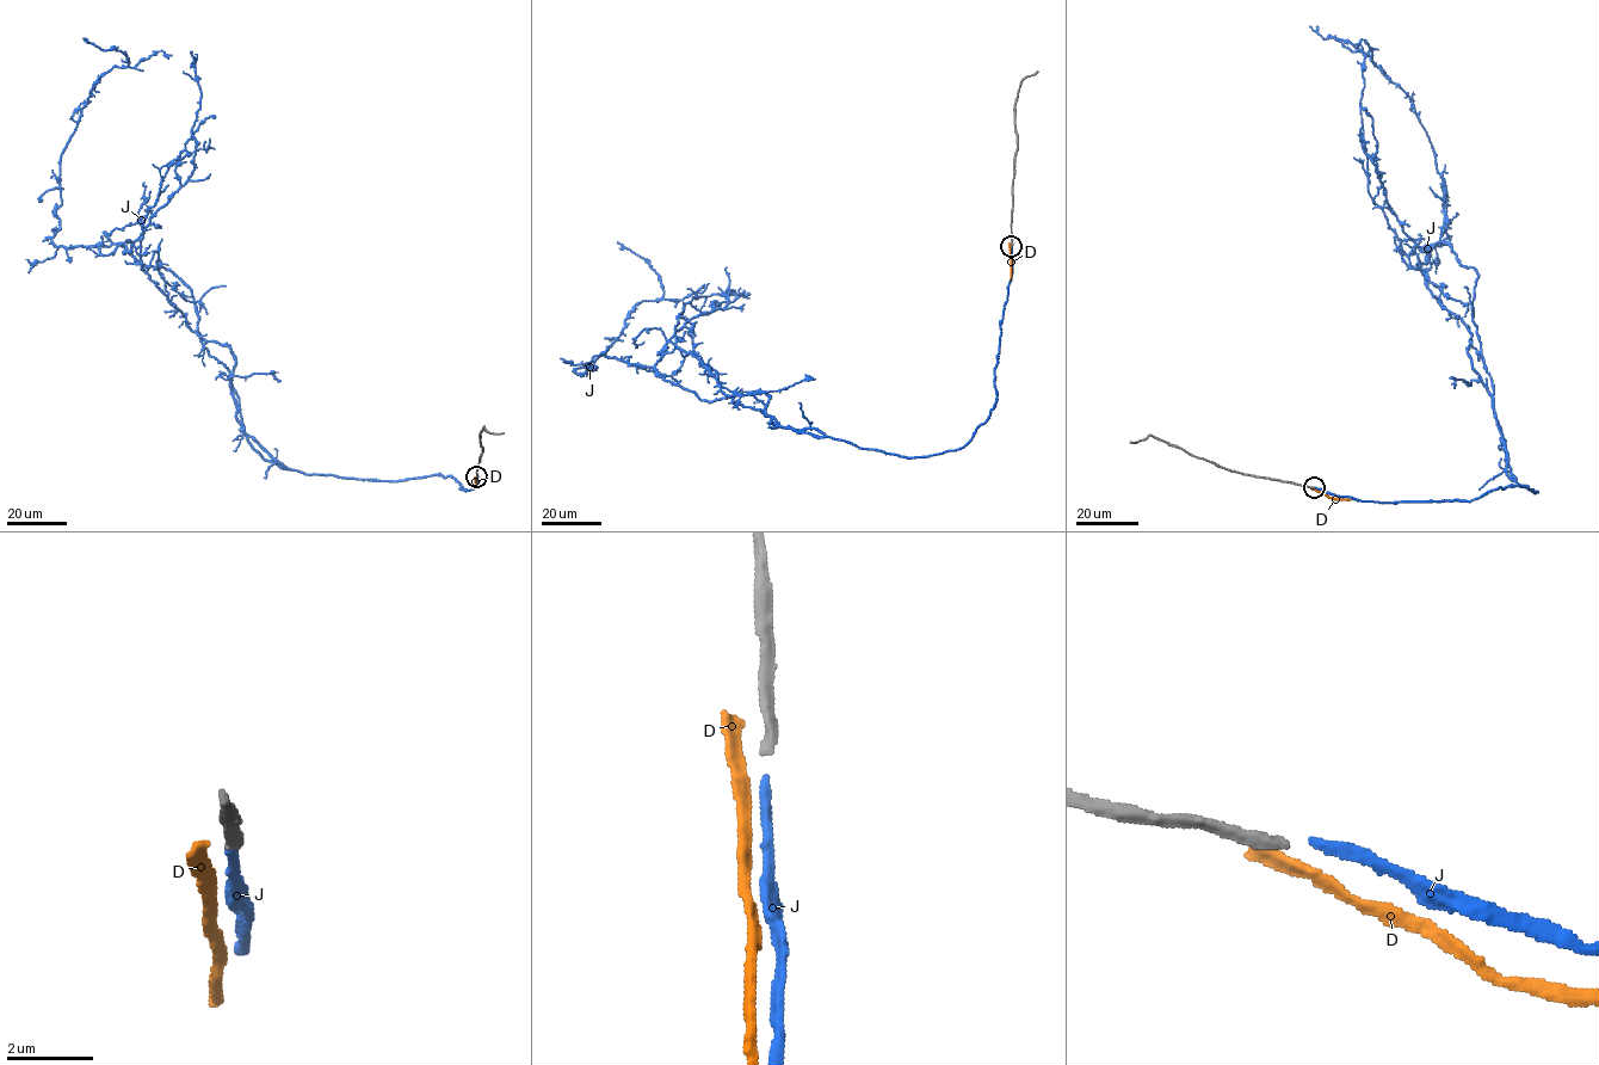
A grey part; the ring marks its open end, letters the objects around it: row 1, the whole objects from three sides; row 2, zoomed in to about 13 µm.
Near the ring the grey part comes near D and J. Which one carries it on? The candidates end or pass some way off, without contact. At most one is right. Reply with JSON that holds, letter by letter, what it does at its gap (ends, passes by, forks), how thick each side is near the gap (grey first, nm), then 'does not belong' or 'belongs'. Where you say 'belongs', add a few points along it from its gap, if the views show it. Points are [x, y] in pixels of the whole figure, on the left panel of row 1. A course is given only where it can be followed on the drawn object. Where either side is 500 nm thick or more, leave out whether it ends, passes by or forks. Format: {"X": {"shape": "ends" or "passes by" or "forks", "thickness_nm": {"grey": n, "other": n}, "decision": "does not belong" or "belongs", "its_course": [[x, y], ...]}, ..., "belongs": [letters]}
{"D": {"shape": "ends", "thickness_nm": {"grey": 260, "other": 400}, "decision": "does not belong"}, "J": {"shape": "ends", "thickness_nm": {"grey": 260, "other": 220}, "decision": "belongs", "its_course": [[477, 476], [291, 471], [245, 432], [192, 291], [121, 244], [51, 241], [62, 152], [129, 62], [82, 38]]}, "belongs": ["J"]}

